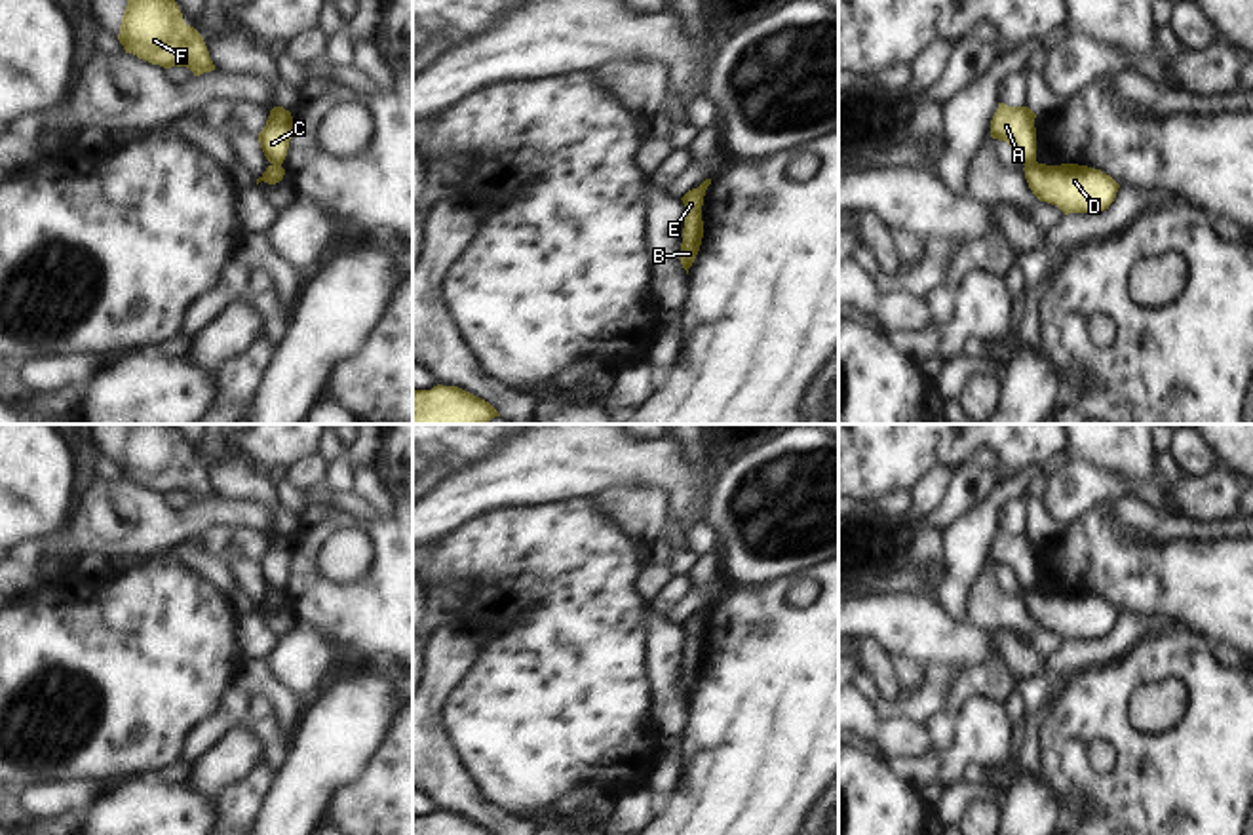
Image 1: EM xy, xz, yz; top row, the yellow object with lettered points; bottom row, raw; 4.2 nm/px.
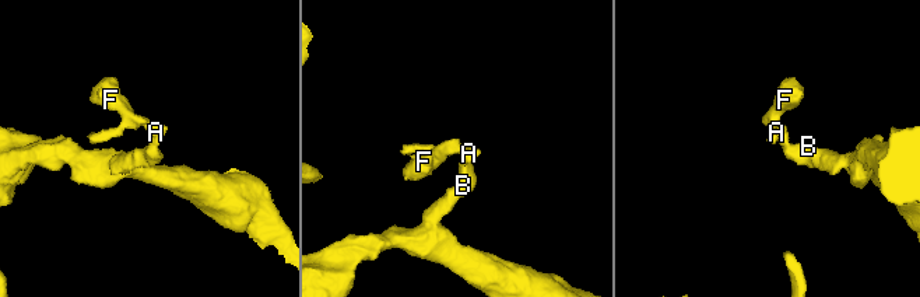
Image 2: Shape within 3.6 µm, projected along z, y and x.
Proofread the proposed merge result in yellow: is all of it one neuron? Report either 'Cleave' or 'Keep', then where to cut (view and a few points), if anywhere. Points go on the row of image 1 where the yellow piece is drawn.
Cleave. Split along yz (1035, 160), (1025, 166).

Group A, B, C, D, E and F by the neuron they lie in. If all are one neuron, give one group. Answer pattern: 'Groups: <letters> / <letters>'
Groups: A C F / B D E.

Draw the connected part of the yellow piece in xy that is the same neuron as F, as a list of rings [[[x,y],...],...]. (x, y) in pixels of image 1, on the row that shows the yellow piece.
[[[127,0],[120,34],[125,53],[164,68],[215,70],[202,34],[184,23],[175,0]]]

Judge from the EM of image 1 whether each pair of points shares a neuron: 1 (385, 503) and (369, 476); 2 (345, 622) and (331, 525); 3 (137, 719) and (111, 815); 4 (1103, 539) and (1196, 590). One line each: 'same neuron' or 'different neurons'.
1: same neuron
2: same neuron
3: different neurons
4: same neuron

